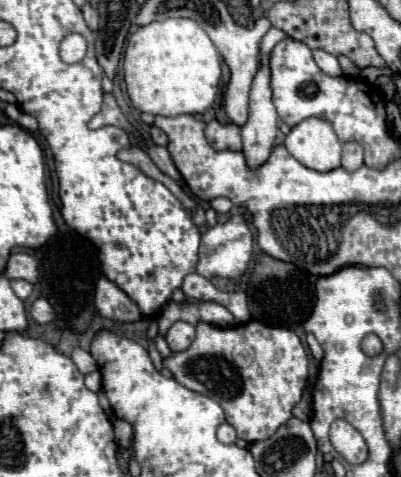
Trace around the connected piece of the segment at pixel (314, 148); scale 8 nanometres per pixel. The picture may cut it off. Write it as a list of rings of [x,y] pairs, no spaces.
[[[308,118],[294,126],[284,142],[286,150],[306,168],[330,172],[340,166],[342,144],[332,126],[320,118]]]

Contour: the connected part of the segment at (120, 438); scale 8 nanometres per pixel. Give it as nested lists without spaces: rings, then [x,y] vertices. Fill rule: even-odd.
[[[114,420],[114,434],[116,434],[118,446],[130,450],[130,446],[132,446],[132,426],[124,420]]]

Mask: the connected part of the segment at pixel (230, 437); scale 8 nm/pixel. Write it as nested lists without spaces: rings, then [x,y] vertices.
[[[222,424],[218,428],[218,440],[222,444],[234,444],[236,442],[236,430],[230,424]]]

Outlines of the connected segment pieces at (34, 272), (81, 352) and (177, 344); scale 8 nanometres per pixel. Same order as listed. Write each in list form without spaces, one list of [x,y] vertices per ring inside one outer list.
[[[24,252],[12,254],[10,260],[8,260],[8,266],[6,266],[4,274],[10,280],[22,278],[22,280],[28,280],[28,282],[36,282],[38,280],[38,262],[36,262],[34,256],[24,254]]]
[[[76,349],[76,351],[72,354],[72,362],[78,366],[78,370],[80,372],[84,372],[84,374],[90,374],[90,372],[94,372],[98,366],[96,366],[96,360],[92,358],[92,354],[87,352],[84,349]]]
[[[178,320],[170,326],[170,330],[166,334],[166,342],[168,342],[172,352],[184,352],[184,348],[188,348],[188,344],[192,344],[194,336],[196,336],[194,326],[188,324],[188,322]]]

